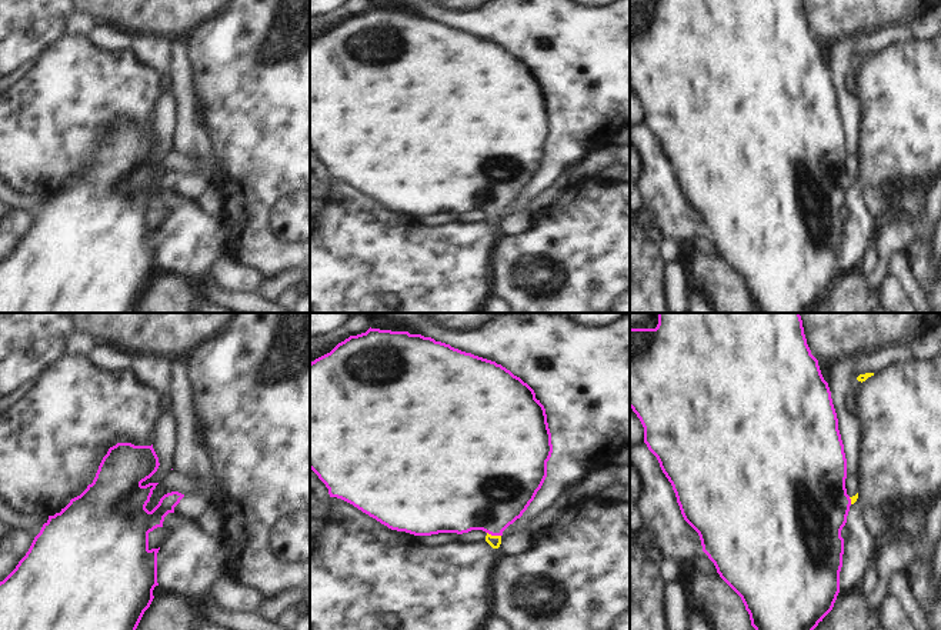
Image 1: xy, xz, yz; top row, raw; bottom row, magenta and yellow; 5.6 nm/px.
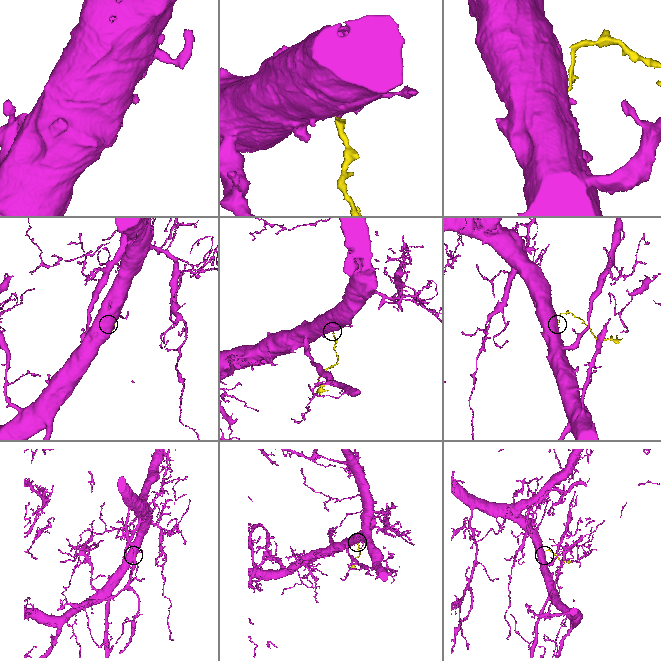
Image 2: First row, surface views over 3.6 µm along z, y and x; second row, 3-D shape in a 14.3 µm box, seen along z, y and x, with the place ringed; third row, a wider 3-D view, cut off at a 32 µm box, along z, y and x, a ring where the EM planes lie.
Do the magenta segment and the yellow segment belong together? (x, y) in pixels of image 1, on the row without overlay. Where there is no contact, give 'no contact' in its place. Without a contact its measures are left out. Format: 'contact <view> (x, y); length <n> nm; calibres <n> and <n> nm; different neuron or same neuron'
contact xz (494, 214); length 80 nm; calibres 440 and 70 nm; same neuron

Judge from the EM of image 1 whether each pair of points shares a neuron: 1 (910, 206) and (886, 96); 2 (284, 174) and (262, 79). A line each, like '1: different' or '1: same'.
1: different
2: same

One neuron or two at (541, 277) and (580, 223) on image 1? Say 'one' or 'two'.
one

